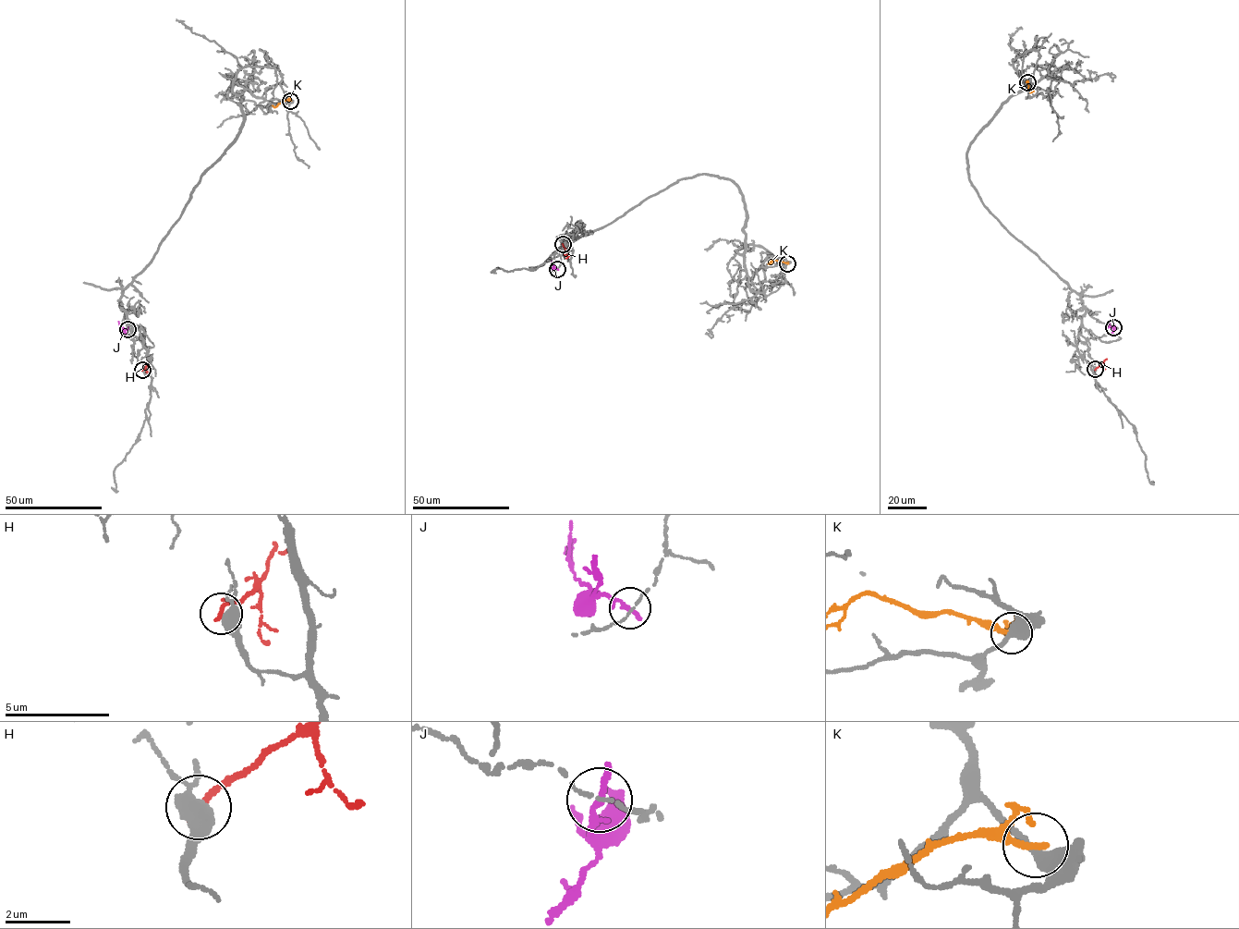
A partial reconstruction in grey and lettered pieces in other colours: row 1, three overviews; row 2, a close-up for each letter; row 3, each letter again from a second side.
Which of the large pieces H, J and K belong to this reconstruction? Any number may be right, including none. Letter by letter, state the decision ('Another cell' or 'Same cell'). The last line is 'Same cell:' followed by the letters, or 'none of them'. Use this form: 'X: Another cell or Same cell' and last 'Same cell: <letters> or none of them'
H: Another cell
J: Another cell
K: Another cell
Same cell: none of them

